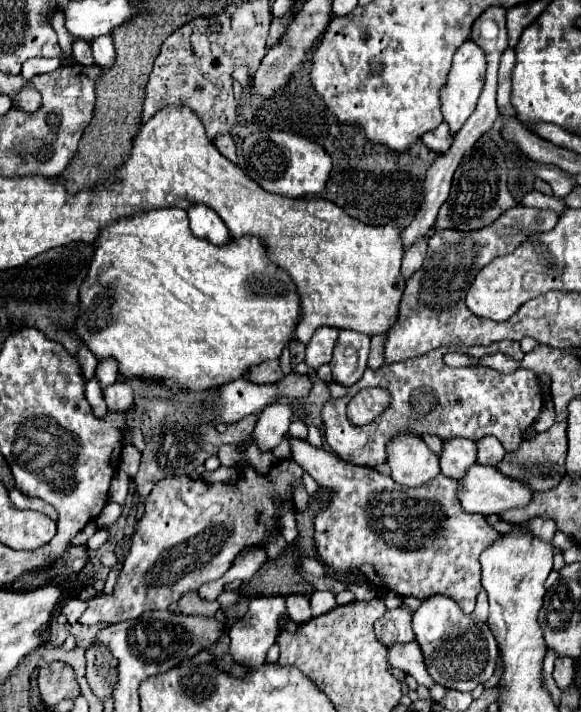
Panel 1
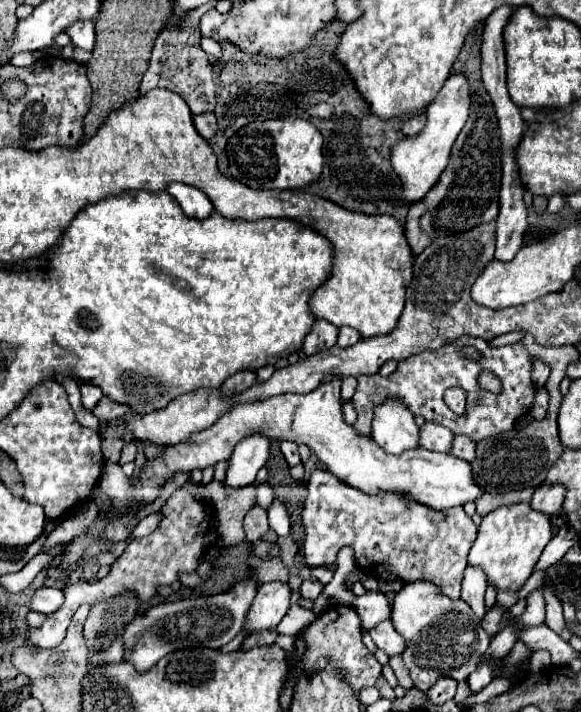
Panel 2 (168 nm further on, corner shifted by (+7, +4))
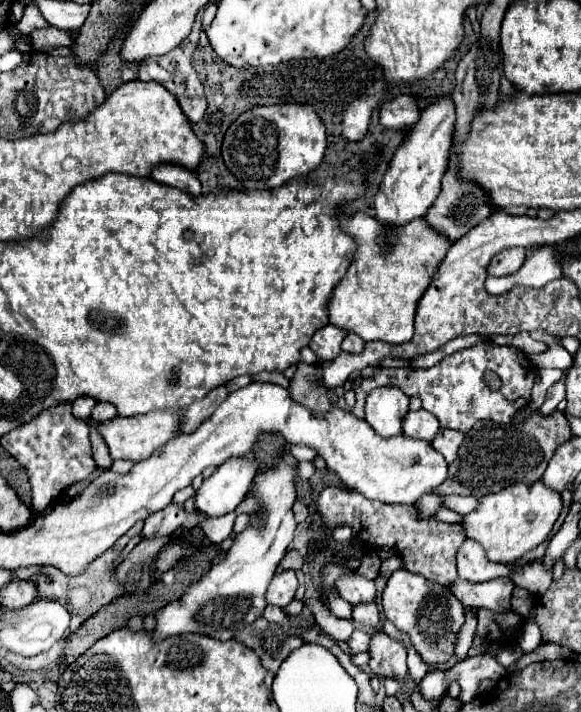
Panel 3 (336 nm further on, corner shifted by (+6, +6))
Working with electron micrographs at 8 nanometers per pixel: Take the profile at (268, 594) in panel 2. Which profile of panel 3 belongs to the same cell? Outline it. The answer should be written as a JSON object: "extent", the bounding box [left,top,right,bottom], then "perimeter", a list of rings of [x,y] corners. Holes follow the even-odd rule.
{"extent":[266,569,298,609],"perimeter":[[[288,569],[288,571],[278,571],[278,573],[274,575],[268,591],[266,591],[266,603],[284,609],[284,607],[294,599],[296,589],[298,589],[296,573],[294,573],[292,569]]]}

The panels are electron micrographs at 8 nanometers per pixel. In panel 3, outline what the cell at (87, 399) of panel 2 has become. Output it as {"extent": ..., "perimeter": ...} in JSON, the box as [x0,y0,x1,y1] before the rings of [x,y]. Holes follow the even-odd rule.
{"extent":[72,397,96,421],"perimeter":[[[78,397],[78,401],[72,403],[72,413],[74,413],[74,417],[88,421],[94,405],[96,405],[96,401],[92,397]]]}

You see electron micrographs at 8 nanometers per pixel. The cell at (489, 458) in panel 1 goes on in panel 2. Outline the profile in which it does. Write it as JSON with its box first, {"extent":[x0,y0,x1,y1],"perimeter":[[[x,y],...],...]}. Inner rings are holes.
{"extent":[453,435,475,461],"perimeter":[[[455,435],[453,439],[453,451],[455,457],[465,459],[465,461],[473,461],[475,459],[475,441],[471,441],[465,435]]]}

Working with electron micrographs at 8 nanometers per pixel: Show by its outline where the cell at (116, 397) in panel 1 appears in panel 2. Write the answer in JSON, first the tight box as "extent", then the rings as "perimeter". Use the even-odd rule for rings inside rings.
{"extent":[93,397,129,423],"perimeter":[[[103,397],[103,399],[95,405],[93,415],[95,415],[97,419],[107,419],[107,421],[113,423],[113,421],[121,419],[127,411],[129,411],[129,407],[125,407],[123,403],[117,403],[117,401],[109,399],[109,397]]]}

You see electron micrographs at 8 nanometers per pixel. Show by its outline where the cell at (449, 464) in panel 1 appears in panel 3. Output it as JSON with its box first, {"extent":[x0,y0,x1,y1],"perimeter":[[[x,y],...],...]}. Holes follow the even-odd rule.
{"extent":[402,409,440,441],"perimeter":[[[424,409],[408,411],[406,417],[402,419],[402,431],[408,437],[432,441],[434,435],[440,431],[440,423],[438,423],[438,419],[432,413],[428,413]]]}

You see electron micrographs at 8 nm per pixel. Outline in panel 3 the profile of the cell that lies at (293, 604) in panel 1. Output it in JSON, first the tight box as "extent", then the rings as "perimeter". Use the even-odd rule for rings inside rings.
{"extent":[305,599,354,641],"perimeter":[[[306,599],[305,605],[313,613],[316,623],[330,636],[338,641],[347,641],[354,631],[351,620],[336,618],[328,613],[318,599]]]}

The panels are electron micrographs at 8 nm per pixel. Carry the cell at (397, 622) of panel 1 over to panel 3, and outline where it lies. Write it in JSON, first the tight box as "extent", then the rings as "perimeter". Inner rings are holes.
{"extent":[336,571,376,605],"perimeter":[[[350,571],[344,577],[338,577],[336,579],[336,589],[338,589],[338,595],[342,599],[346,599],[350,605],[374,603],[376,601],[374,581],[358,575],[356,571]]]}

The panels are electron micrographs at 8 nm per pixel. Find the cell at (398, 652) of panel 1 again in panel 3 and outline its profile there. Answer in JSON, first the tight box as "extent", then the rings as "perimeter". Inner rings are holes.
{"extent":[352,603,382,631],"perimeter":[[[376,603],[370,605],[354,605],[352,607],[352,619],[358,623],[358,627],[364,627],[364,631],[376,631],[382,627],[380,623],[380,611]]]}

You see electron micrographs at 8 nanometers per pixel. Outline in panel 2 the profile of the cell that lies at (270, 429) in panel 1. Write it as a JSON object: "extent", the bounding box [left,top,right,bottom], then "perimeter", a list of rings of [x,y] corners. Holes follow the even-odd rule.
{"extent":[225,433,271,487],"perimeter":[[[255,433],[237,443],[227,469],[225,485],[229,487],[245,487],[255,481],[257,471],[267,463],[271,449],[271,439],[267,435]]]}

